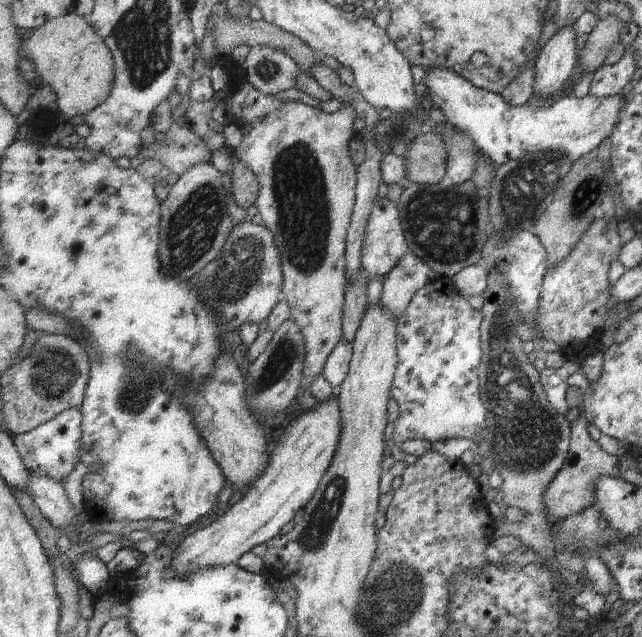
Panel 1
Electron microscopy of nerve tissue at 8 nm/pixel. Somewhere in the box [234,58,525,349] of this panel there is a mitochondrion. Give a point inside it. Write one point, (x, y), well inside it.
(300, 196)

